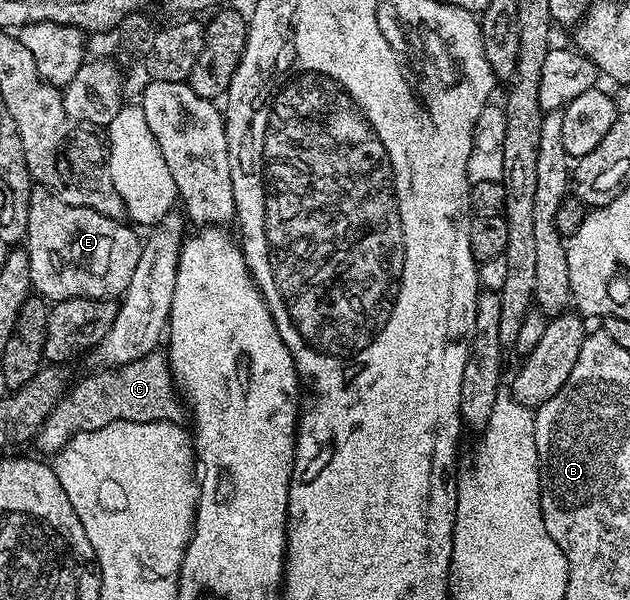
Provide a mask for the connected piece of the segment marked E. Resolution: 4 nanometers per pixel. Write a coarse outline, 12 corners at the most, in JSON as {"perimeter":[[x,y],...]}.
{"perimeter":[[30,191],[24,249],[47,303],[117,299],[133,225]]}

